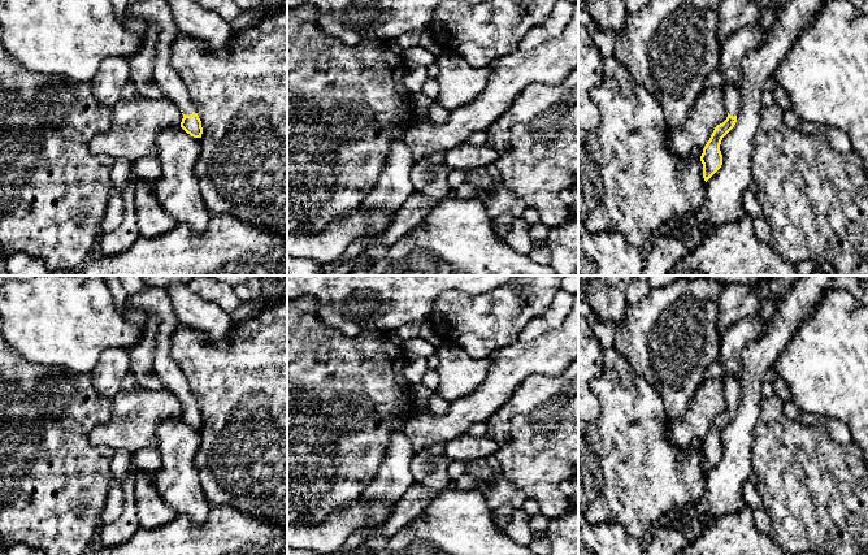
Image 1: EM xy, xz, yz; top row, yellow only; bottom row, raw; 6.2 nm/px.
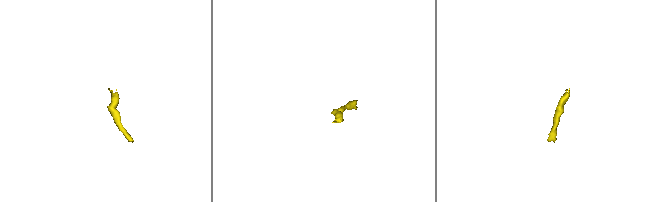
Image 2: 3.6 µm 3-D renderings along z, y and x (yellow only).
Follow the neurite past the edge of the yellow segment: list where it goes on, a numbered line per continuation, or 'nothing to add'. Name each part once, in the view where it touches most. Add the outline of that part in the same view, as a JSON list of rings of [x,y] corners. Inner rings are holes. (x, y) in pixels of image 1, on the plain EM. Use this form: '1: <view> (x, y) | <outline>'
1: xy (155, 300) | [[[147,286],[140,292],[129,292],[126,303],[135,309],[157,317],[159,326],[153,346],[153,369],[162,386],[170,390],[183,406],[196,404],[188,381],[170,352],[173,333],[179,324],[166,289]]]

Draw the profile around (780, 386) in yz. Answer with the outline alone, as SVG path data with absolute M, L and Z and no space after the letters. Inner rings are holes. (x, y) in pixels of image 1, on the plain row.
M777 377L773 382L773 391L784 403L791 400L790 387L786 381L780 377Z

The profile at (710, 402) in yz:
M704 380L691 399L686 413L676 421L667 422L670 439L681 447L704 439L715 419L728 408L722 380Z

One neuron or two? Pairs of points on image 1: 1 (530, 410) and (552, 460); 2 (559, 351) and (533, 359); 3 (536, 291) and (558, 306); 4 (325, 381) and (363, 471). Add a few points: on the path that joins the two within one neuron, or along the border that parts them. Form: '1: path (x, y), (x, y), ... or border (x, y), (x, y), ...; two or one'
1: path (543, 423), (547, 426), (547, 447); one
2: path (552, 352), (547, 356), (539, 356); one
3: border (560, 289), (550, 306), (528, 321); two
4: path (325, 403), (333, 415), (335, 437), (347, 449); one

